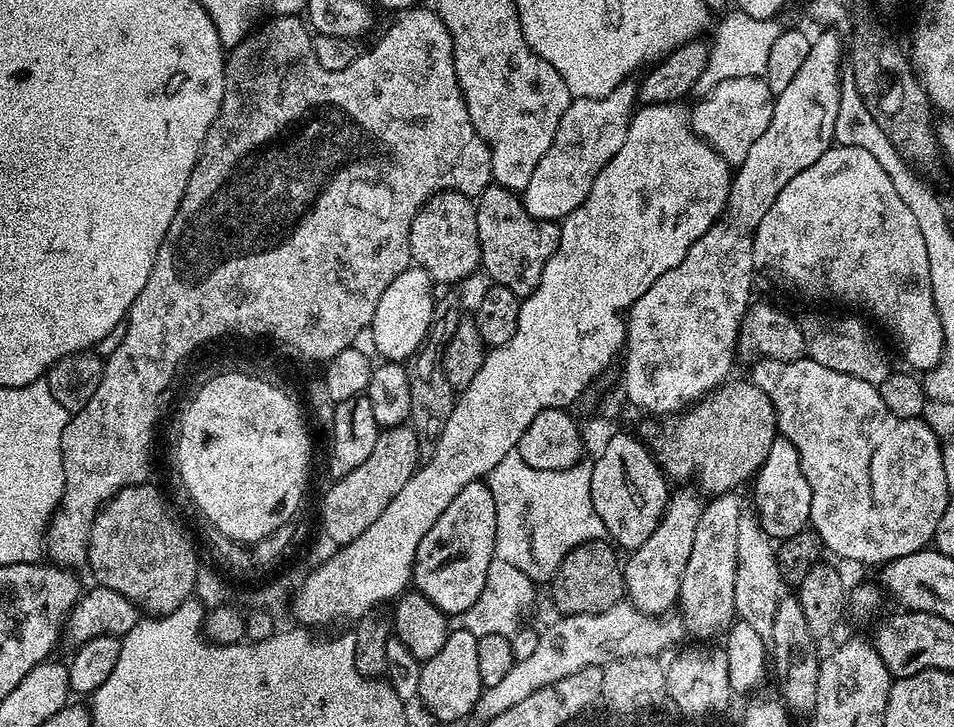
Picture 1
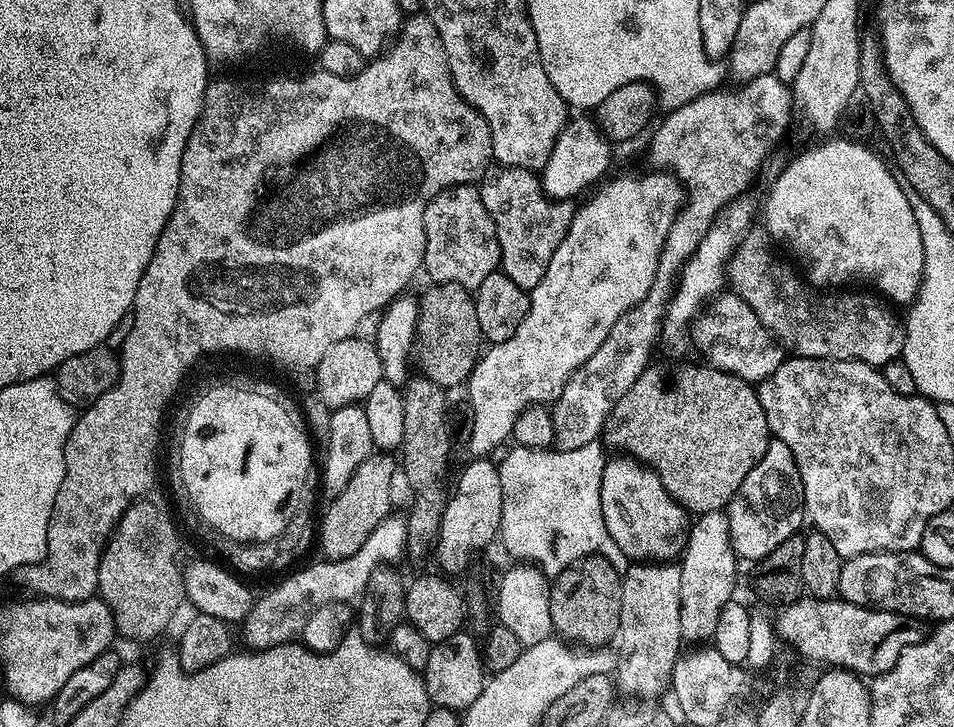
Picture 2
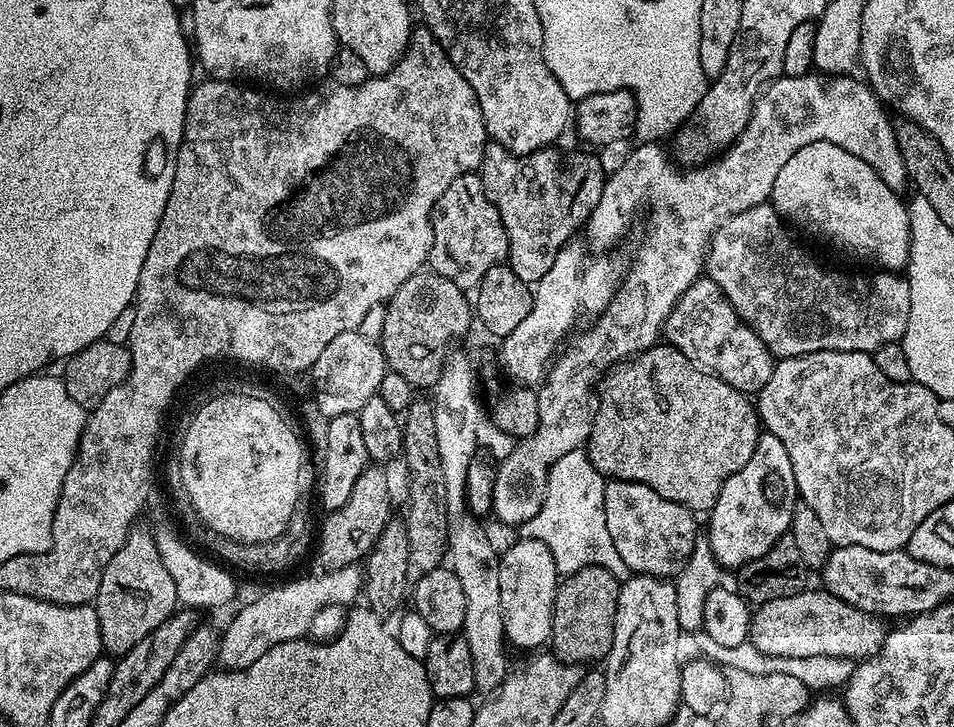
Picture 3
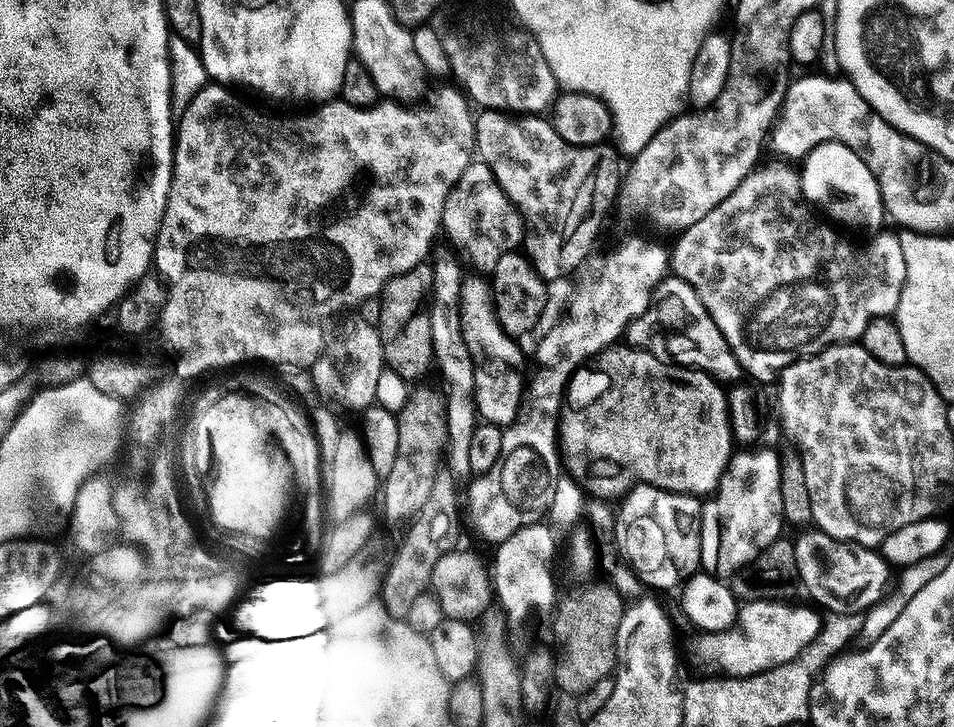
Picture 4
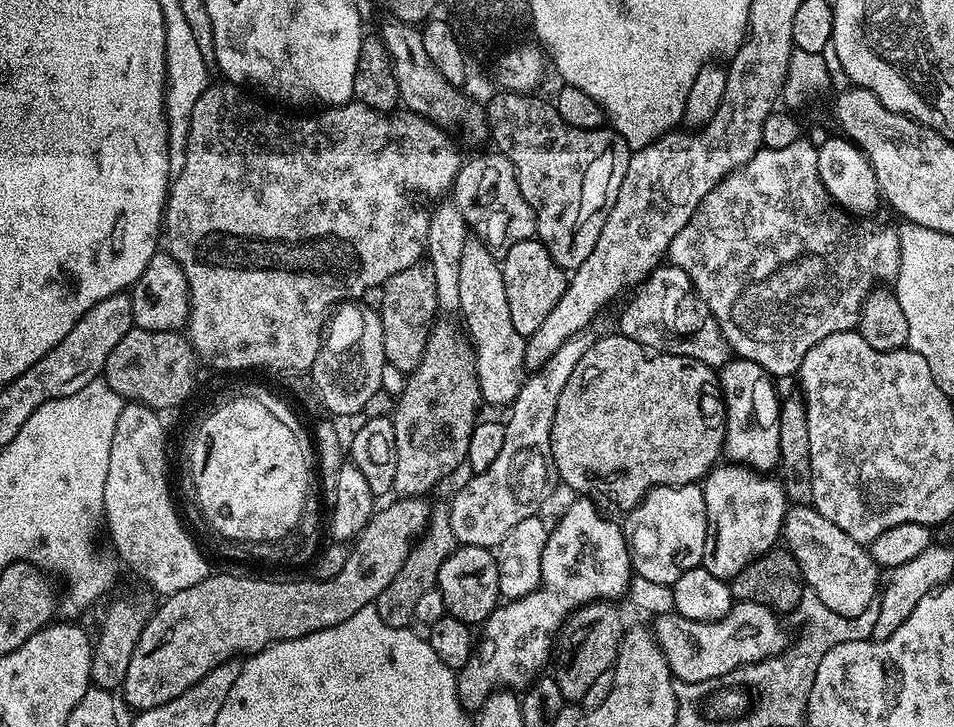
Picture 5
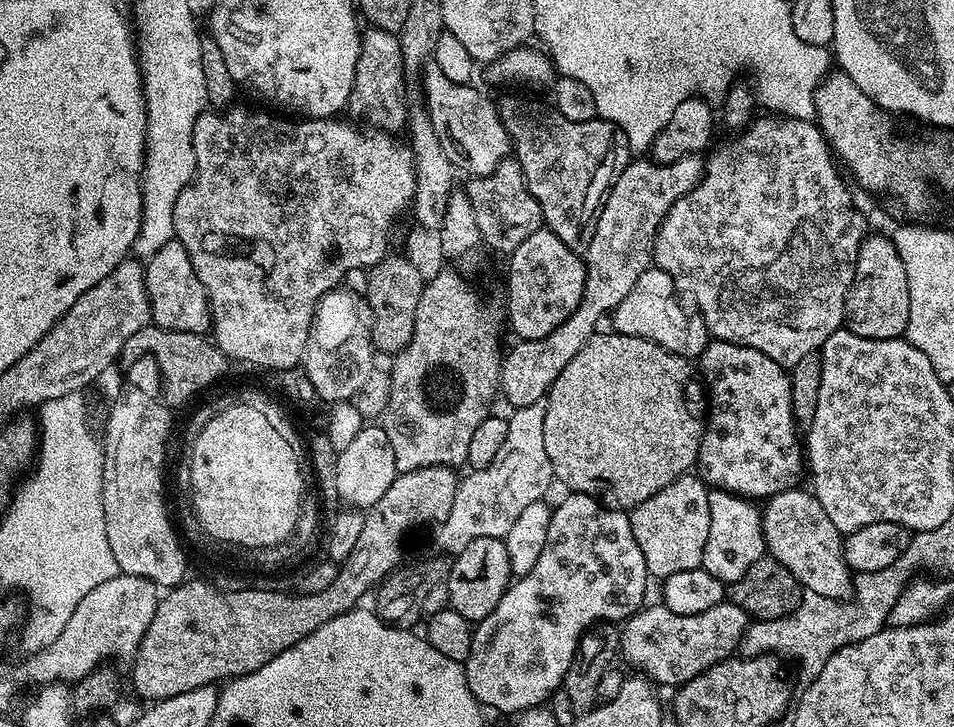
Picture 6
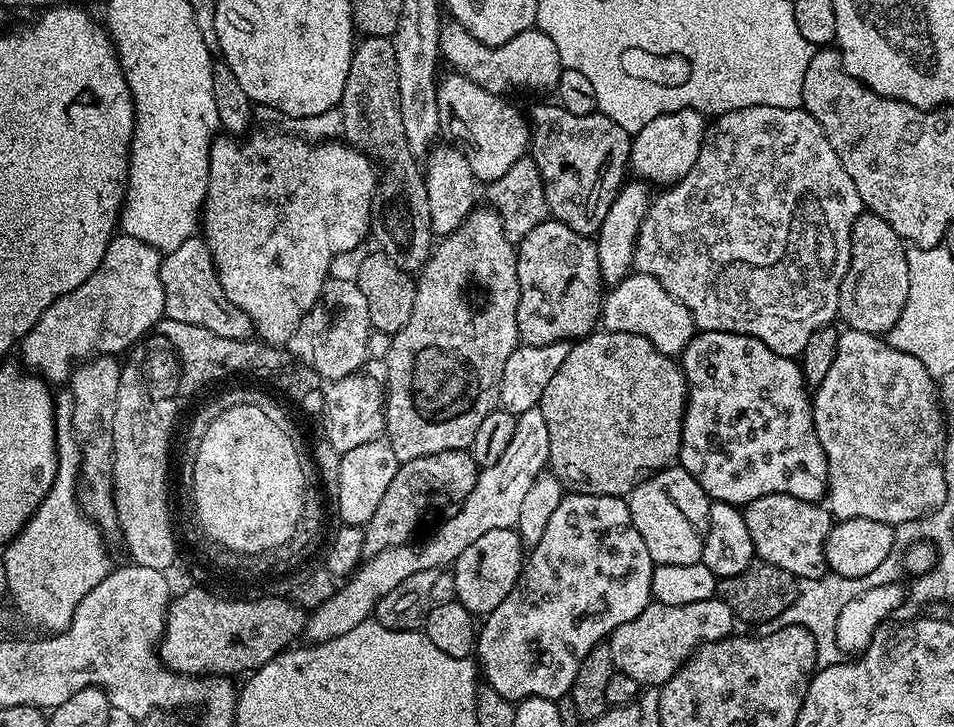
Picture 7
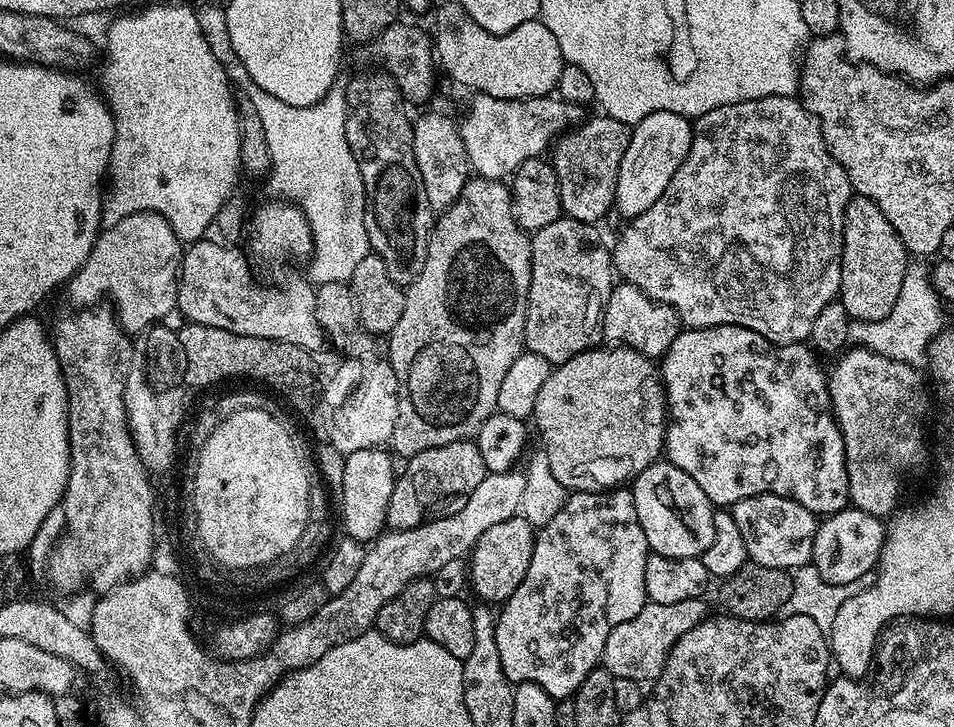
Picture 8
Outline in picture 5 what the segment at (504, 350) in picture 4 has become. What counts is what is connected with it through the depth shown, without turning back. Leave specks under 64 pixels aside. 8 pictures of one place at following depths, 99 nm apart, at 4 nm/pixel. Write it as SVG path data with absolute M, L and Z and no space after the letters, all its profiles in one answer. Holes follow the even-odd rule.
M469 238L459 245L461 258L459 271L459 315L464 315L463 327L473 352L476 353L476 377L480 386L480 399L485 405L511 406L526 379L526 337L514 330L510 306L506 302L506 282L493 253L483 240Z

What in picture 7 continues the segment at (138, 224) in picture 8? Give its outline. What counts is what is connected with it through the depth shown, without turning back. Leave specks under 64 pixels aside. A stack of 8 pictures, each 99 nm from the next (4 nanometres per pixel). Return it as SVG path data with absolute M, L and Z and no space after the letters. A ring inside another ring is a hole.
M127 234L113 235L98 270L94 270L94 274L90 274L90 278L86 278L82 286L70 290L70 294L59 296L42 314L38 323L28 331L18 348L24 354L23 363L35 375L56 385L63 380L65 383L71 377L74 365L85 358L97 354L127 353L131 344L139 345L165 319L164 291L160 277L161 259L161 252L153 244Z

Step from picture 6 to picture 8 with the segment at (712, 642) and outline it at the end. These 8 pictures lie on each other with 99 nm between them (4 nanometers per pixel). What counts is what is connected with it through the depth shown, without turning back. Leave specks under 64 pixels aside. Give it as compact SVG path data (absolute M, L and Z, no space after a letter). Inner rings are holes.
M703 599L673 604L645 603L642 611L634 614L634 618L610 630L604 647L602 667L610 670L614 678L634 678L641 682L655 682L662 674L664 663L674 642L678 642L678 638L682 638L686 630L694 630L694 626L698 626L700 621L705 619L704 603Z

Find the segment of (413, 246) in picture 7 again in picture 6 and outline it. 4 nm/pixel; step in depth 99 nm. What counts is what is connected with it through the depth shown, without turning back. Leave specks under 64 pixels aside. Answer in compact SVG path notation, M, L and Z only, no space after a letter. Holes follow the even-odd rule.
M369 27L367 31L360 38L358 66L354 70L354 86L350 90L347 111L353 112L357 121L369 120L375 131L396 134L408 122L408 94L400 37L381 28Z

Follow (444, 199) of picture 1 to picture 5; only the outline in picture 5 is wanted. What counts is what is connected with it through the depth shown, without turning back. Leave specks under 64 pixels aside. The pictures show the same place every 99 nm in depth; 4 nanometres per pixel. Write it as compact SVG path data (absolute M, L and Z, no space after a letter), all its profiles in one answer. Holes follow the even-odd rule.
M489 150L485 156L476 156L473 160L465 159L460 165L456 180L450 189L451 203L462 210L462 218L469 229L483 240L489 249L507 250L514 242L531 240L536 236L536 215L522 198L518 178L510 158L500 152Z

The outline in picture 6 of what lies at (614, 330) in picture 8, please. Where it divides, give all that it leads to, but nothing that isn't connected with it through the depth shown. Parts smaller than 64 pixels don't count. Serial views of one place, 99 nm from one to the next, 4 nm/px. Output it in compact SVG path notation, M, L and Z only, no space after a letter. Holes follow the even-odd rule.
M650 266L634 282L634 287L622 302L618 302L616 309L610 313L611 327L617 332L633 336L634 338L646 338L658 346L662 346L667 352L673 352L679 356L698 358L703 354L704 347L710 342L710 333L706 322L698 315L698 324L688 326L686 318L676 310L674 302L682 302L678 295L674 282L666 270Z

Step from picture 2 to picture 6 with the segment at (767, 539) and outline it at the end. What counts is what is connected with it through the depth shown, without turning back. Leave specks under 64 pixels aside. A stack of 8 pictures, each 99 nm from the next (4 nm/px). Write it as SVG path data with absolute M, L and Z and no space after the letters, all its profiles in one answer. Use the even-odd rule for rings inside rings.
M712 490L708 493L710 502L710 534L706 538L706 550L702 554L702 567L723 584L738 582L758 558L766 555L764 535L760 529L762 515L759 507L755 508L751 499L737 496L734 492Z

